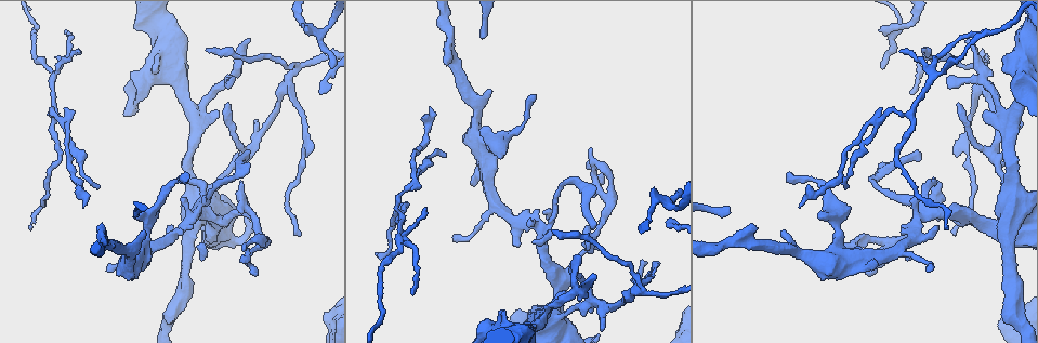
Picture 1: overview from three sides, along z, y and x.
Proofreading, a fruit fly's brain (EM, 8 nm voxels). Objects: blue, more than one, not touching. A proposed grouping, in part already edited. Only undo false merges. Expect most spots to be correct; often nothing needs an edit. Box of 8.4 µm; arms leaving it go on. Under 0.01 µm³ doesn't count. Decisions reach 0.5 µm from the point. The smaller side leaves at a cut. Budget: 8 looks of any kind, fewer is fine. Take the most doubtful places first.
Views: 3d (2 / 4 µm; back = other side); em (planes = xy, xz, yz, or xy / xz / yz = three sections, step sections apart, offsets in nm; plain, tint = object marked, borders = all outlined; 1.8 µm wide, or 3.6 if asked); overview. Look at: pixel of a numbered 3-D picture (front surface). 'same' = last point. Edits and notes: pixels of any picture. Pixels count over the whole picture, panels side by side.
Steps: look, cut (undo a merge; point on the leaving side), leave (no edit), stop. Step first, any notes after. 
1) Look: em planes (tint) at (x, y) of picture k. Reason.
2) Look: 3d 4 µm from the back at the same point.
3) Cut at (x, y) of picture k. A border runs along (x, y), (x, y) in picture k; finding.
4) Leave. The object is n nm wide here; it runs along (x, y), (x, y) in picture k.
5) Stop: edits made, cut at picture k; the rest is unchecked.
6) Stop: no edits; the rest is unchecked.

Look: 3d 2 µm at (932, 75) of picture 1.

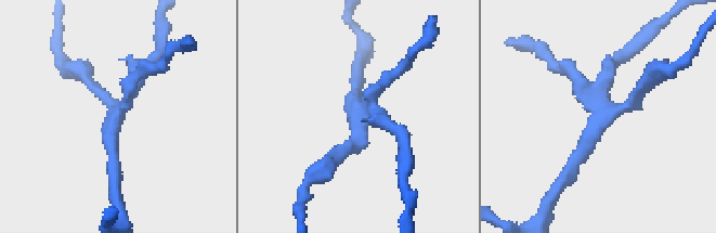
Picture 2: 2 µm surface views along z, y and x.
Look: em planes (tint) at (112, 116) of picture 2.

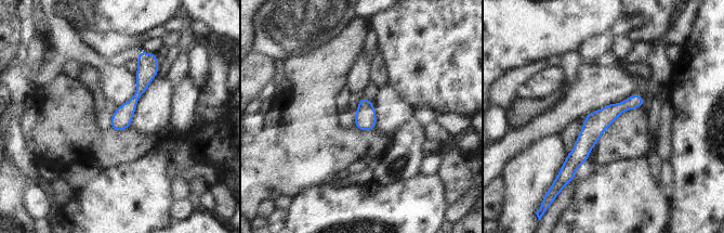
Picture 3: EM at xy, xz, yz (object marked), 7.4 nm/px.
Leave. The object is 160 nm wide here; it runs along (636, 96), (590, 133), (570, 170) in picture 3; all the same cell.

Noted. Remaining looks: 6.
Look: 3d 4 µm at (194, 214) of picture 1. Four-way junction.

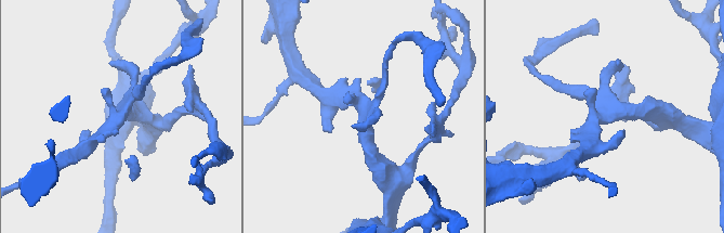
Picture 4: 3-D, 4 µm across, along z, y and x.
Look: em xz step 8 (tint) at (125, 111) of picture 4.

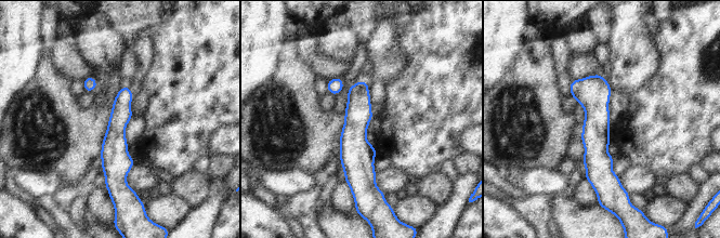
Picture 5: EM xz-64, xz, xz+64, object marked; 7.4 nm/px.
Look: em planes (tint) at the same point.

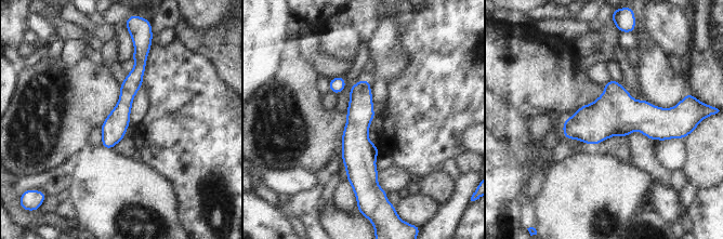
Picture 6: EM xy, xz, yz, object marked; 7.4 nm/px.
Leave. It runs along (367, 82), (360, 91), (358, 185) in picture 6; one cell here.

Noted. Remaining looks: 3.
Look: 3d 4 µm at (1007, 222) of picture 1. Thin neck.

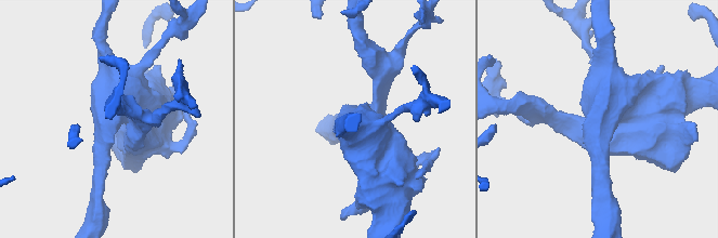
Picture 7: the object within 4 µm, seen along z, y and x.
Look: em planes (tint) at (597, 119) of picture 7. Now the EM.

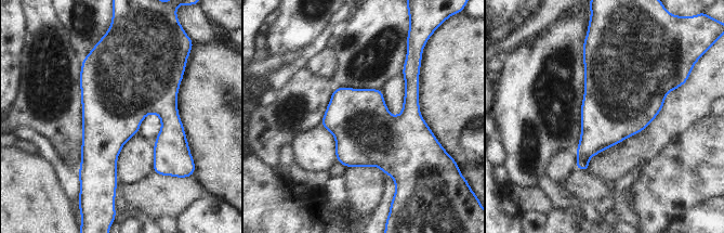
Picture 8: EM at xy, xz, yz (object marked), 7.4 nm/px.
Leave. Continuous, no second cell.

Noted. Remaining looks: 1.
Look: em planes (borders) at (539, 321) of picture 1. Four or more arms meet.

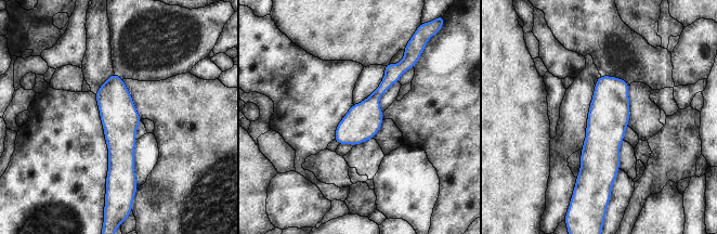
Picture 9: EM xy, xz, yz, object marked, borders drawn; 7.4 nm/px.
Leave. The object is 260 nm wide here; it runs along (114, 77), (118, 173), (112, 182) in picture 9; continuous, no second cell.

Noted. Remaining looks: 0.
Stop: no edits; the rest is unchecked.

